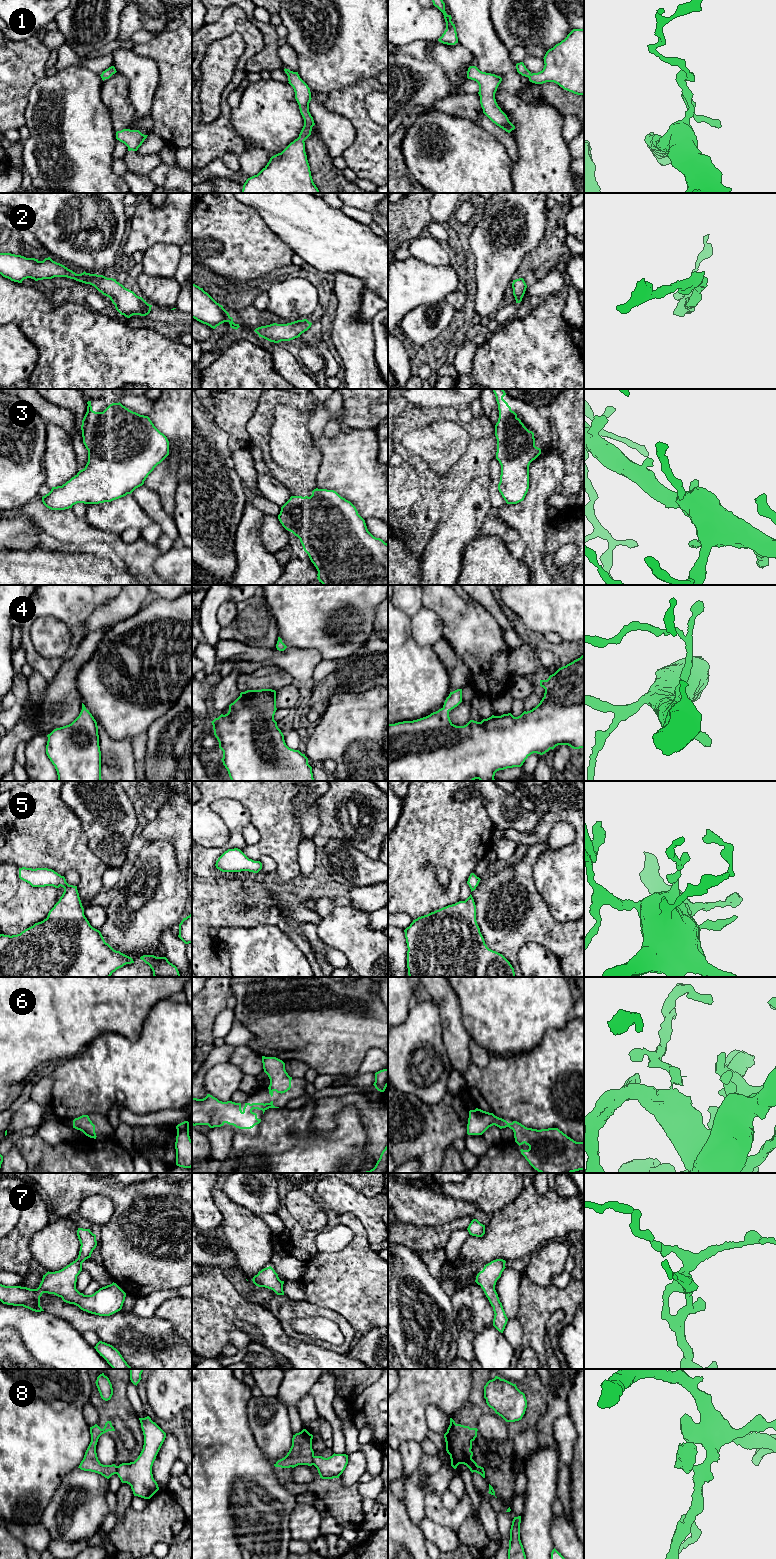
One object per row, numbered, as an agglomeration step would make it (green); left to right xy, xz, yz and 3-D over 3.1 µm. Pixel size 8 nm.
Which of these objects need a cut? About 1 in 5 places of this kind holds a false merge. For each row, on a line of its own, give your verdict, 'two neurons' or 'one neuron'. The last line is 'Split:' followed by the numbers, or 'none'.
1: one neuron
2: one neuron
3: one neuron
4: one neuron
5: one neuron
6: one neuron
7: one neuron
8: two neurons
Split: 8

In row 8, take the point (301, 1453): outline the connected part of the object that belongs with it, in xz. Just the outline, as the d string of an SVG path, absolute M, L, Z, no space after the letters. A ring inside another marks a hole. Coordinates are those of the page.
M306 1429L293 1435L292 1446L287 1455L278 1460L274 1466L281 1468L294 1468L298 1465L313 1465L314 1451L312 1449L313 1435Z

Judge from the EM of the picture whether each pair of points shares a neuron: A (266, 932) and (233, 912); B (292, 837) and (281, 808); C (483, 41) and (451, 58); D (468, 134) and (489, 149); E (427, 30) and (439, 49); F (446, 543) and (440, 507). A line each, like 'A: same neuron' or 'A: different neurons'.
A: different neurons
B: same neuron
C: different neurons
D: same neuron
E: different neurons
F: different neurons

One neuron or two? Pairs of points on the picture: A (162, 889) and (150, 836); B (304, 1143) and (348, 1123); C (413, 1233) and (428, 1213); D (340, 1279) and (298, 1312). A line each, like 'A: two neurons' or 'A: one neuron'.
A: two neurons
B: one neuron
C: two neurons
D: two neurons

